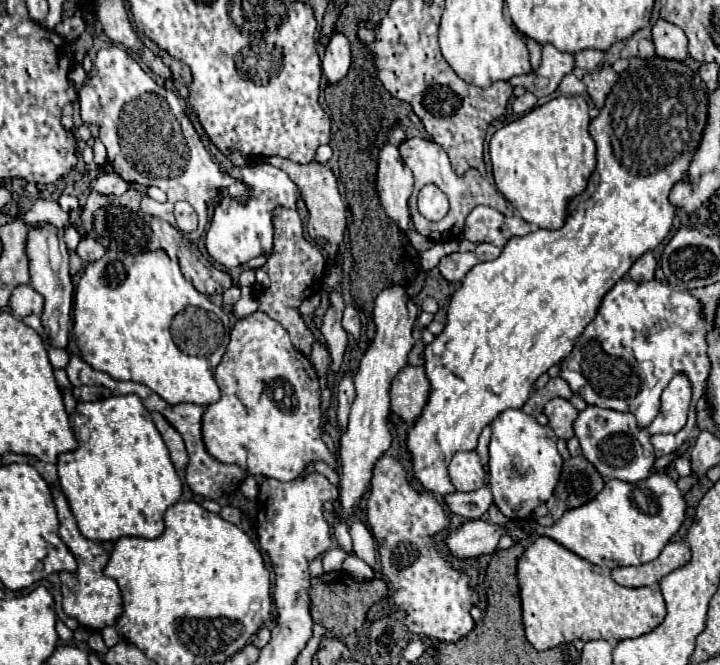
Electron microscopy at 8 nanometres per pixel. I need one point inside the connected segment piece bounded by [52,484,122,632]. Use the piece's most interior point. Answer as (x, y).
(93, 599)

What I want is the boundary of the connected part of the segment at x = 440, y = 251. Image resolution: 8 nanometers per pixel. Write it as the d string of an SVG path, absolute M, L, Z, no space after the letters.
M450 240L450 242L438 242L434 244L430 250L426 250L419 254L419 268L422 271L428 271L437 267L441 258L452 254L458 250L458 240Z

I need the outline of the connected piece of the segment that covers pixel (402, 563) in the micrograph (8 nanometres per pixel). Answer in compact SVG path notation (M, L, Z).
M382 456L372 474L368 522L374 538L380 544L378 552L382 572L394 584L394 596L390 596L392 610L406 610L406 626L410 632L424 634L430 640L456 642L474 628L470 608L478 596L474 590L470 590L468 576L458 572L446 558L442 558L432 544L430 536L448 526L448 516L444 514L442 504L430 492L420 494L412 490L406 470L402 470L402 464L396 458Z

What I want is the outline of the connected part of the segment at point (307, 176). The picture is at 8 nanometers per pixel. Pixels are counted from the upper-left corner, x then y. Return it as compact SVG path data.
M276 156L264 158L264 162L284 170L294 180L294 184L298 186L298 190L300 190L300 194L306 202L308 214L310 214L308 216L308 234L316 242L322 238L322 244L324 244L324 250L326 250L328 258L334 258L338 254L338 244L342 242L342 236L344 236L344 230L346 230L346 206L342 204L338 184L336 184L336 178L334 178L332 170L326 164L308 162L304 166L304 164L298 164L298 162L286 160L286 158L276 158Z

